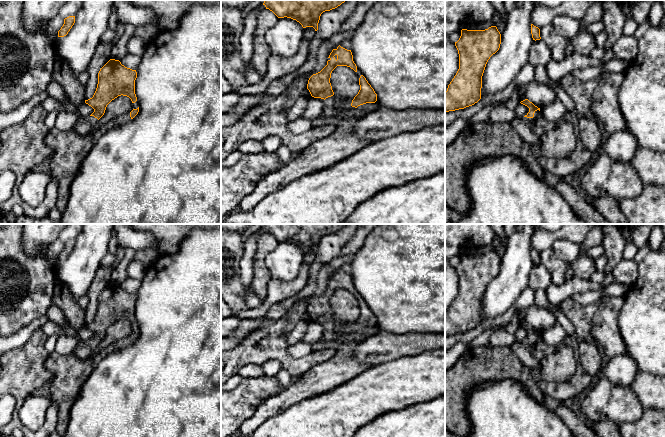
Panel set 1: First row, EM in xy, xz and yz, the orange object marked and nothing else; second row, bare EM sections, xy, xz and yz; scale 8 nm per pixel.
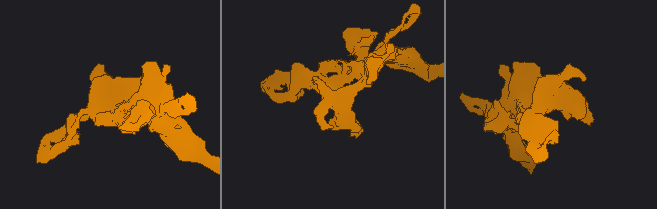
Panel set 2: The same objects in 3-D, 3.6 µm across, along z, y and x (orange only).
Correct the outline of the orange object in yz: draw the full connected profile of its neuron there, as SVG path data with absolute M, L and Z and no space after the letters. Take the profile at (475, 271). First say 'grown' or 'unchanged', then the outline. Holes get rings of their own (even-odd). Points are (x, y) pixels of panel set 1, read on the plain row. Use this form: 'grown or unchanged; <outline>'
unchanged; M496 250L485 254L461 254L461 260L455 270L459 278L459 293L445 316L445 336L464 333L481 323L482 300L490 281L501 268L501 258Z

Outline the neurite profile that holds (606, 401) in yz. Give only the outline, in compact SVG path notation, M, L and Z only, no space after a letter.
M601 377L588 391L581 409L589 420L609 420L616 424L636 422L644 411L631 387L615 385L606 377Z

